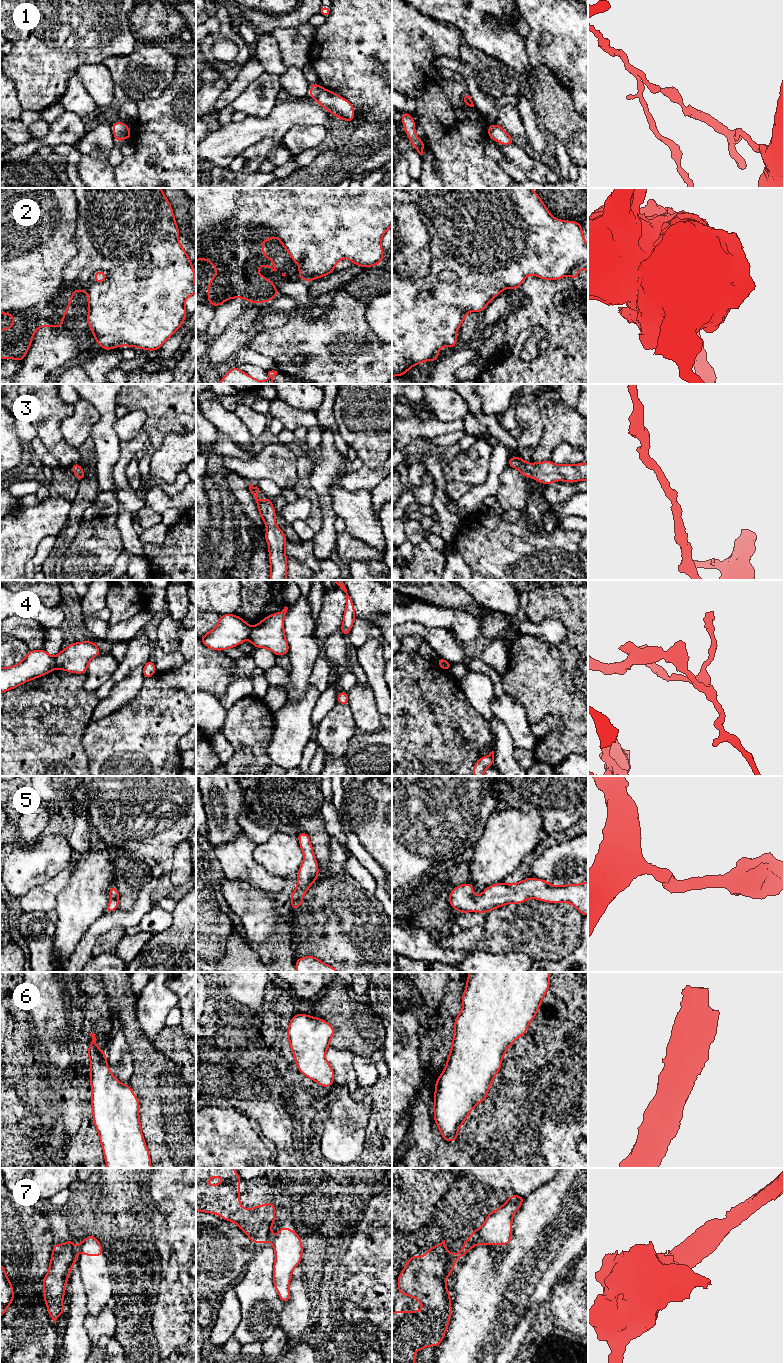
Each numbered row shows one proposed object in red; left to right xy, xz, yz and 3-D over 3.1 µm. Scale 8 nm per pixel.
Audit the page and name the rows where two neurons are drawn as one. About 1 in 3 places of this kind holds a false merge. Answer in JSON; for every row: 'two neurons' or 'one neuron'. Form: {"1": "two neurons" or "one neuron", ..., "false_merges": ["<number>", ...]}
{"1": "two neurons", "2": "two neurons", "3": "one neuron", "4": "two neurons", "5": "one neuron", "6": "one neuron", "7": "two neurons", "false_merges": ["1", "2", "4", "7"]}

